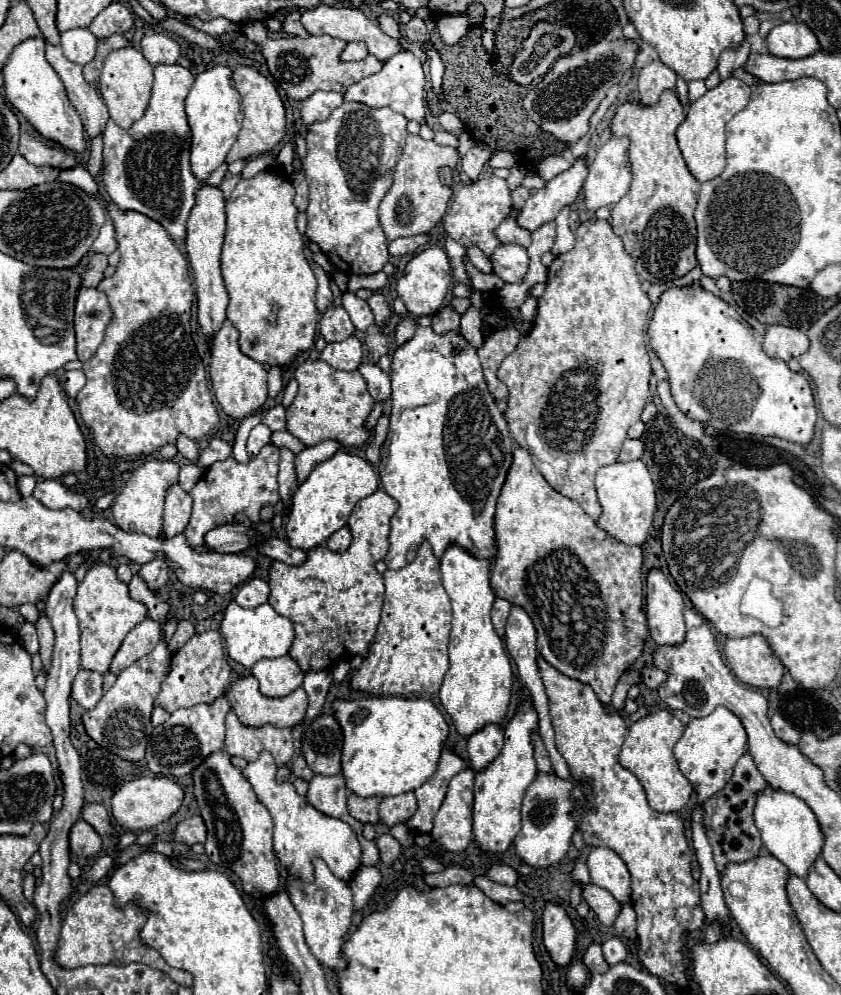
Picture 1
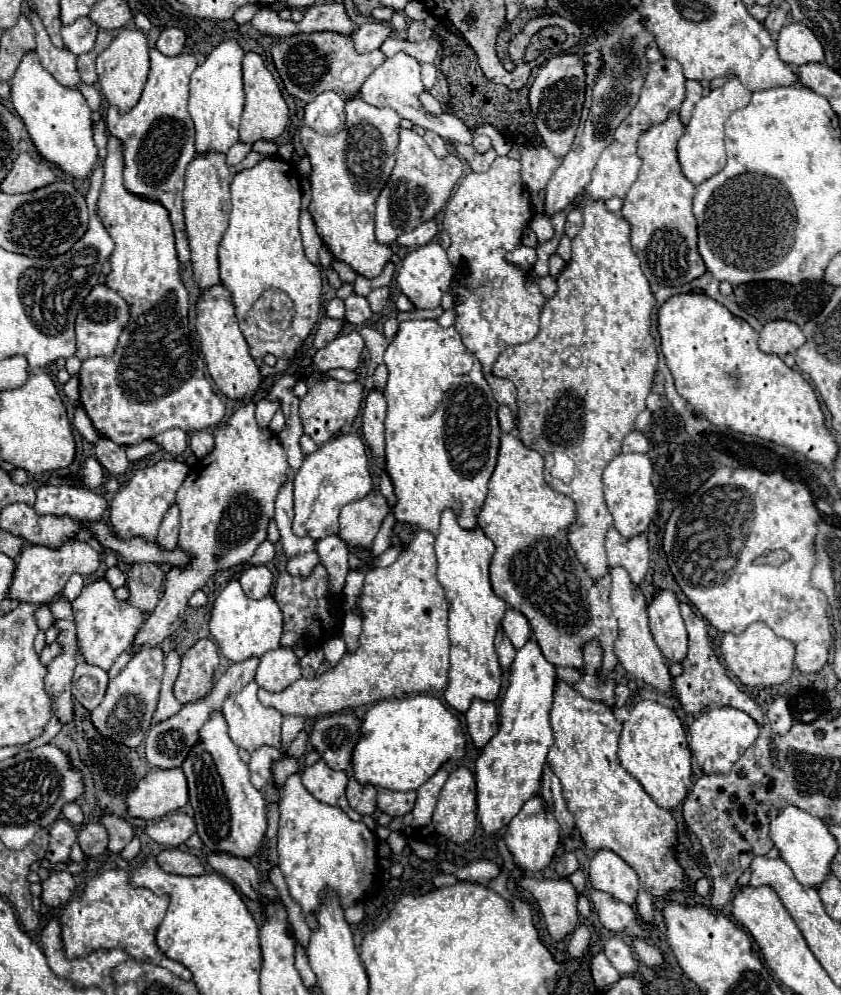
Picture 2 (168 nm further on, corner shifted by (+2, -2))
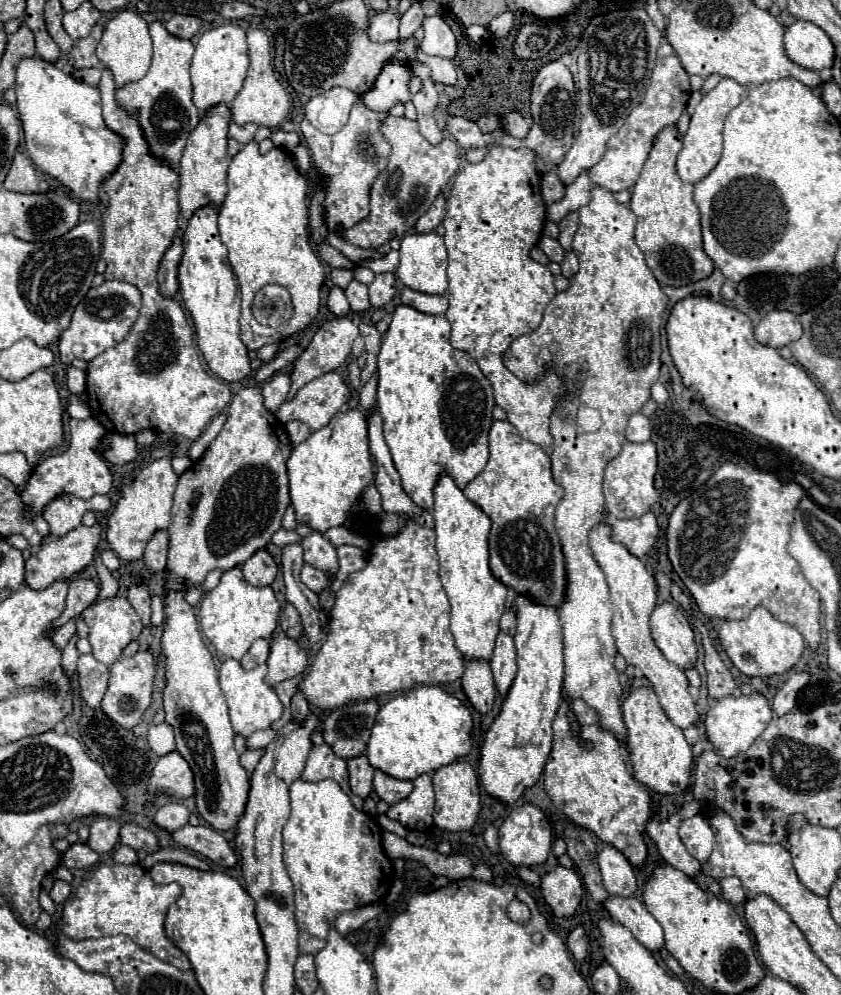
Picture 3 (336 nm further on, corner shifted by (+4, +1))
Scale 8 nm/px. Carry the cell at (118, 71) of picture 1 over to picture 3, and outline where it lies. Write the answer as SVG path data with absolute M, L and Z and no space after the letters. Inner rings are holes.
M120 10L116 16L112 16L104 28L104 34L98 42L96 56L100 62L114 72L116 86L126 84L128 80L140 80L144 72L148 72L152 61L152 38L150 38L148 22L142 18L140 12L134 10Z

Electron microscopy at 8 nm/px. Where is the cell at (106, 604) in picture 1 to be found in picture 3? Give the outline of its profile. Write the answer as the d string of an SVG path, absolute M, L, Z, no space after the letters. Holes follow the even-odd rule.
M114 596L114 598L100 600L98 604L88 606L82 612L82 618L90 626L88 640L92 644L92 656L96 660L100 660L102 664L106 664L106 666L112 666L122 656L122 650L132 640L136 640L140 636L140 632L142 632L142 622L140 622L140 618L136 616L134 608L130 606L130 602L124 596Z

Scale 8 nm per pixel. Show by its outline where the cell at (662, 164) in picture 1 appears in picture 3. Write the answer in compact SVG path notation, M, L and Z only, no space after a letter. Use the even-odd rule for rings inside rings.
M676 126L664 128L664 132L656 136L642 174L632 188L630 200L630 208L638 216L636 244L644 252L648 268L664 286L686 286L708 278L714 270L712 260L702 248L700 212L692 200L694 186L682 182L676 172L676 156L680 148L682 136Z

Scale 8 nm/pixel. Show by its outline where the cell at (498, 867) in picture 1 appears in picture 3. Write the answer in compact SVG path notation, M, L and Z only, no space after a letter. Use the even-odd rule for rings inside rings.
M556 866L542 878L540 888L556 916L572 916L582 900L582 882L574 868Z

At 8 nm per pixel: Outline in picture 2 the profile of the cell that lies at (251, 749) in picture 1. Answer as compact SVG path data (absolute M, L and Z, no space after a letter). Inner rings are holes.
M250 681L240 693L234 693L226 699L226 703L222 707L222 717L228 723L228 735L240 749L246 749L248 753L252 753L254 749L258 749L262 745L270 745L274 749L280 749L282 747L282 737L280 737L282 715L272 707L264 707L258 701L256 691L258 691L258 685L254 681Z

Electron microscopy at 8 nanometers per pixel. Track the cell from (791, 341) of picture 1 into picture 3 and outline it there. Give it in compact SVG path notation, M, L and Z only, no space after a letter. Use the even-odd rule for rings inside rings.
M772 310L768 312L754 330L754 336L760 344L782 348L802 336L802 326L794 312Z

